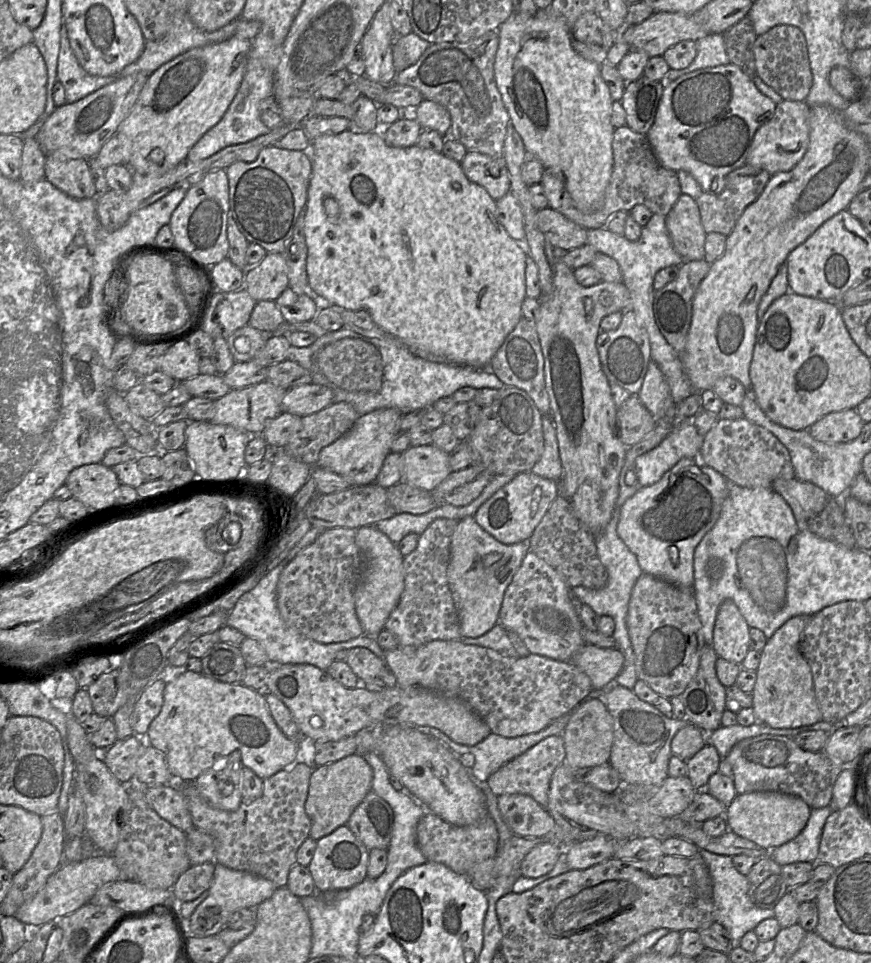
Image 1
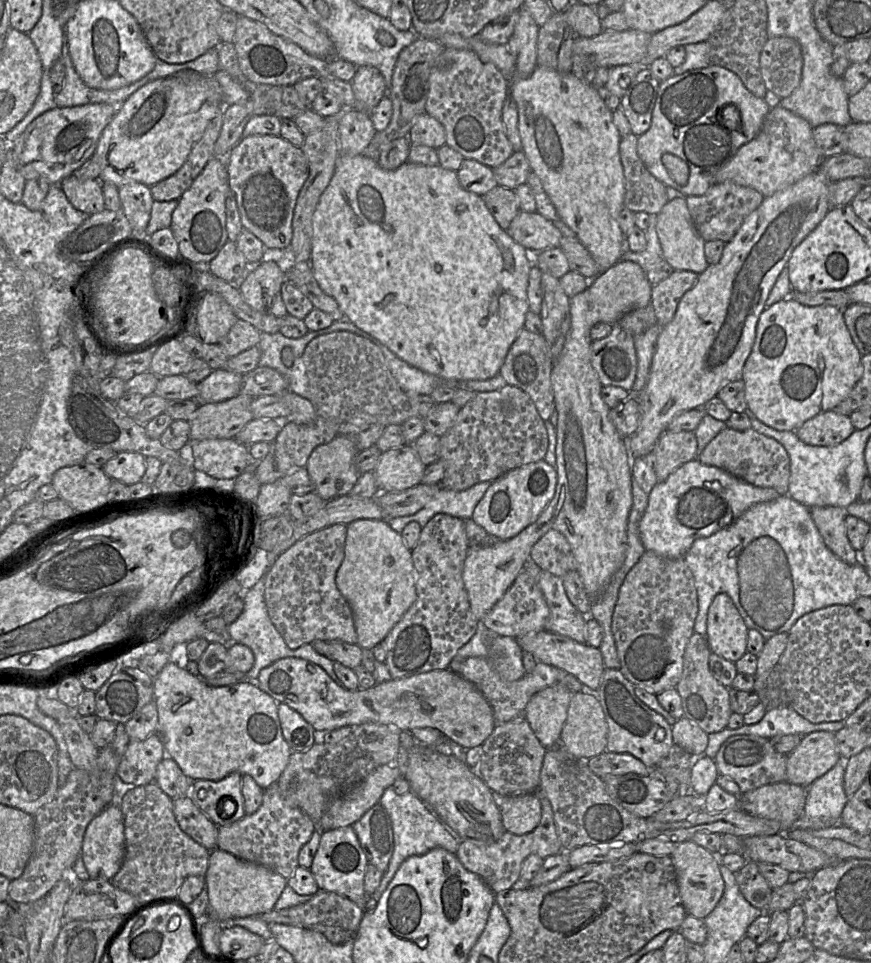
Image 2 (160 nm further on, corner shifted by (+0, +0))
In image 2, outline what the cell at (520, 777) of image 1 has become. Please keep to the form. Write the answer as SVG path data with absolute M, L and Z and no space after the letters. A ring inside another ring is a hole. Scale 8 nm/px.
M539 789L536 793L541 803L542 815L539 825L532 832L515 835L506 831L498 841L492 844L461 841L458 846L456 856L463 867L469 872L478 875L495 894L511 889L513 884L519 880L522 863L527 856L536 854L545 859L558 854L562 850L551 804Z

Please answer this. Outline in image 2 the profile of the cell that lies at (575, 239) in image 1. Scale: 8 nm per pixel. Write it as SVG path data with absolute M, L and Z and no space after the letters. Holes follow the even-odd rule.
M520 211L506 231L531 254L559 247L562 238L562 233L553 222L537 211Z

